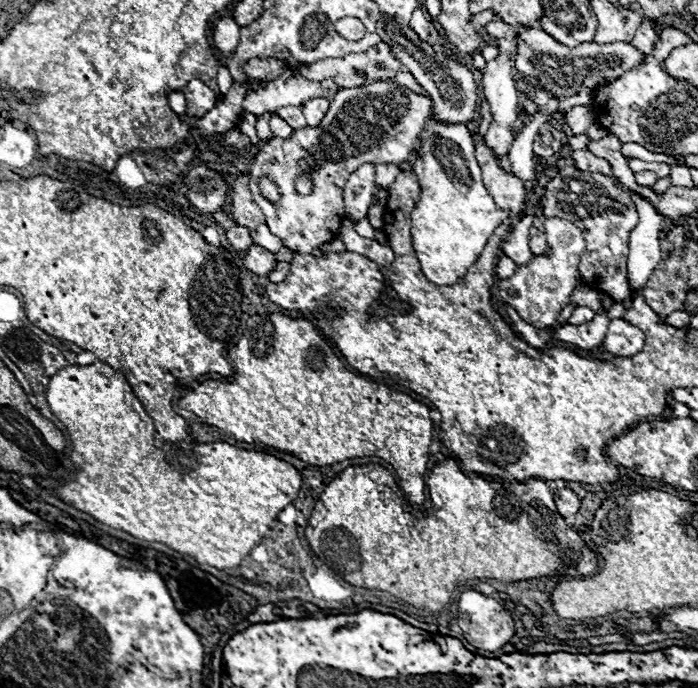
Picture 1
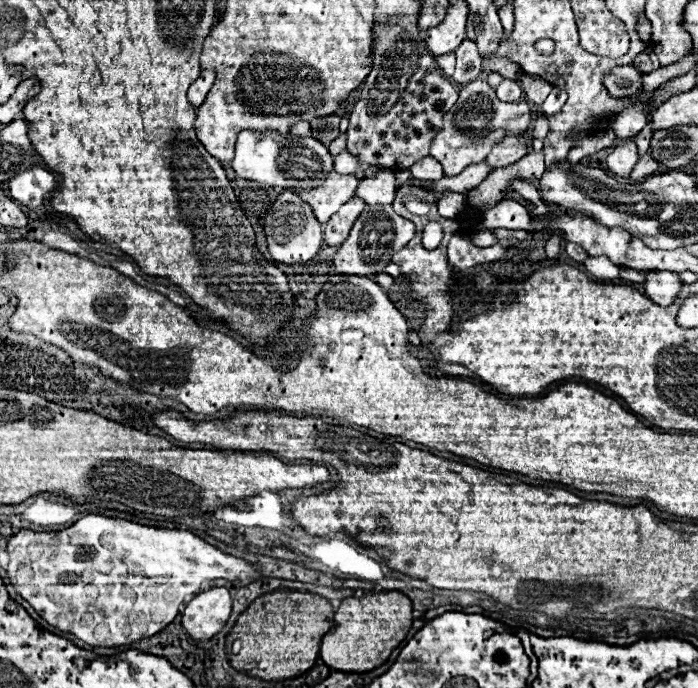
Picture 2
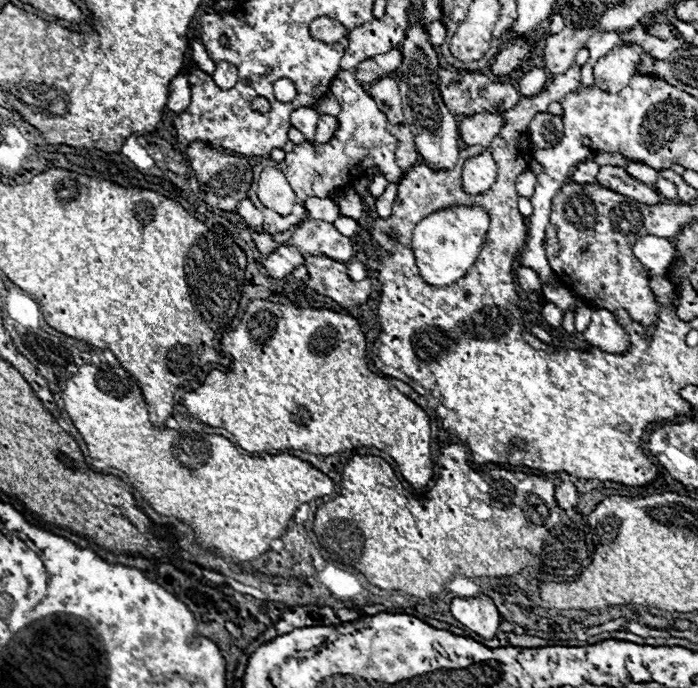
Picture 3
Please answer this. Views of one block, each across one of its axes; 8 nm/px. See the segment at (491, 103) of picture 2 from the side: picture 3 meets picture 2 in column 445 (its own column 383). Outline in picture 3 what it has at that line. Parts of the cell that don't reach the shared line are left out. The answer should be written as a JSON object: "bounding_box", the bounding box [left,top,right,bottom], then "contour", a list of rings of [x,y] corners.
{"bounding_box":[248,70,404,234],"contour":[[[346,70],[338,72],[338,76],[334,76],[334,80],[330,84],[330,90],[342,108],[342,112],[338,114],[340,128],[334,134],[334,138],[328,144],[314,144],[314,146],[310,142],[304,142],[300,146],[294,146],[294,150],[290,154],[286,154],[284,162],[274,162],[274,160],[266,158],[258,166],[254,166],[256,178],[260,178],[260,172],[268,166],[280,170],[288,178],[288,182],[296,194],[296,204],[294,204],[292,212],[288,216],[280,216],[276,212],[268,210],[264,204],[260,204],[260,200],[256,196],[256,190],[258,190],[256,184],[250,188],[248,198],[264,214],[264,232],[268,232],[268,234],[284,232],[290,226],[298,224],[306,212],[304,200],[308,196],[320,194],[322,198],[326,198],[326,196],[330,196],[332,190],[350,184],[354,178],[362,176],[372,166],[378,166],[388,182],[398,182],[404,176],[404,172],[398,168],[396,158],[394,158],[396,138],[386,130],[386,116],[378,110],[374,100],[364,92],[360,82],[354,80],[352,72],[346,72]]]}

